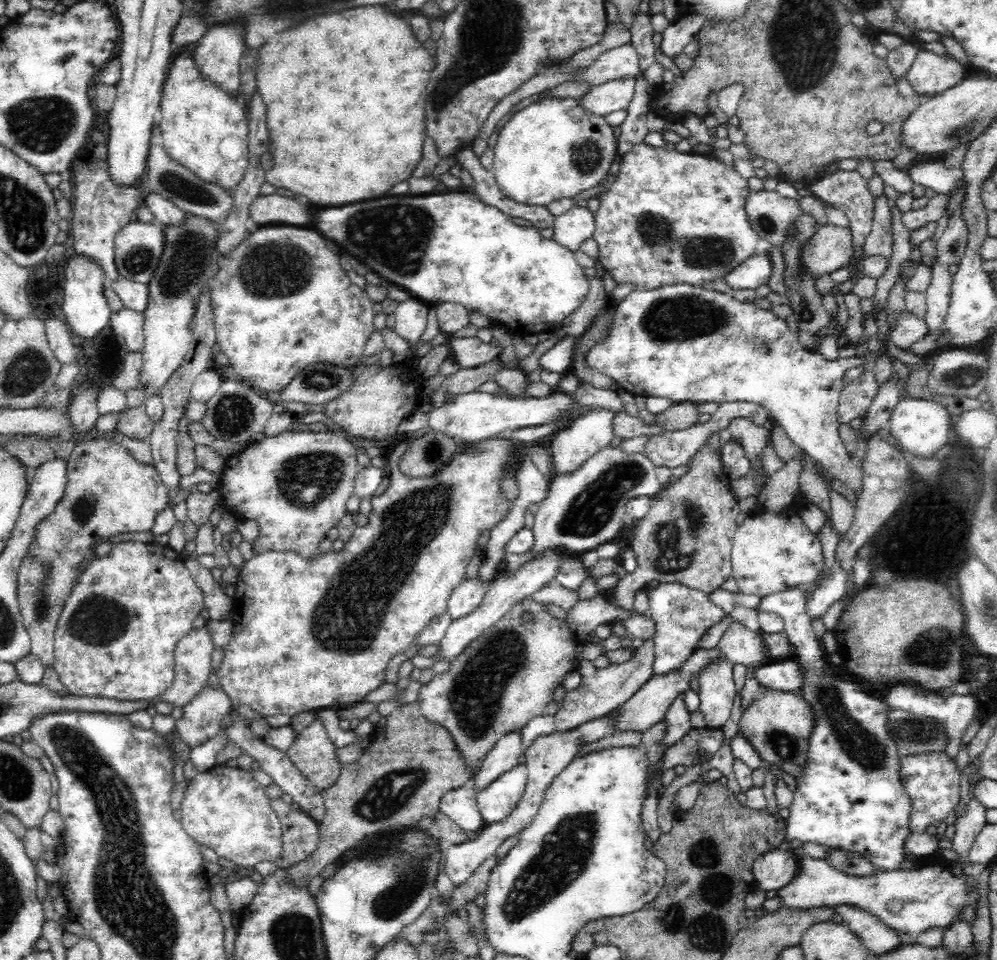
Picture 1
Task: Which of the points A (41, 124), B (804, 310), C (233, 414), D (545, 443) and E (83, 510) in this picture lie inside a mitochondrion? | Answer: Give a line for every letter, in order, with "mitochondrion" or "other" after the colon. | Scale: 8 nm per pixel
A: mitochondrion
B: mitochondrion
C: mitochondrion
D: other
E: mitochondrion

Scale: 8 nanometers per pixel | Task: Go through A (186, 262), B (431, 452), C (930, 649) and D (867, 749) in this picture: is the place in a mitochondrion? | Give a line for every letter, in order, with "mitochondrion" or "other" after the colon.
A: mitochondrion
B: mitochondrion
C: mitochondrion
D: mitochondrion

